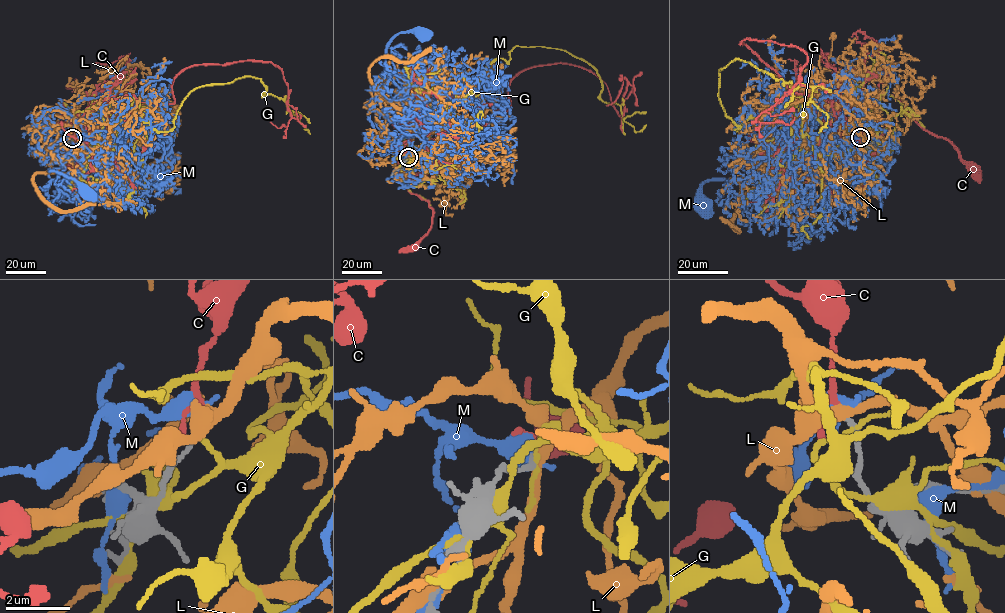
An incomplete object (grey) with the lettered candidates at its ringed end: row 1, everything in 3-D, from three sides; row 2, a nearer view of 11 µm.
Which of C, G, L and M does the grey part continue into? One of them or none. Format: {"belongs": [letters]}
{"belongs": ["C"]}

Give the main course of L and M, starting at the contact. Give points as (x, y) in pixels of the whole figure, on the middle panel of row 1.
L: (408, 158), (421, 144), (445, 147), (430, 117), (485, 115), (462, 76), (468, 72), (468, 62), (487, 56)
M: (408, 158), (391, 147), (417, 134), (438, 105), (405, 96), (385, 68), (385, 47), (400, 33), (422, 34)

